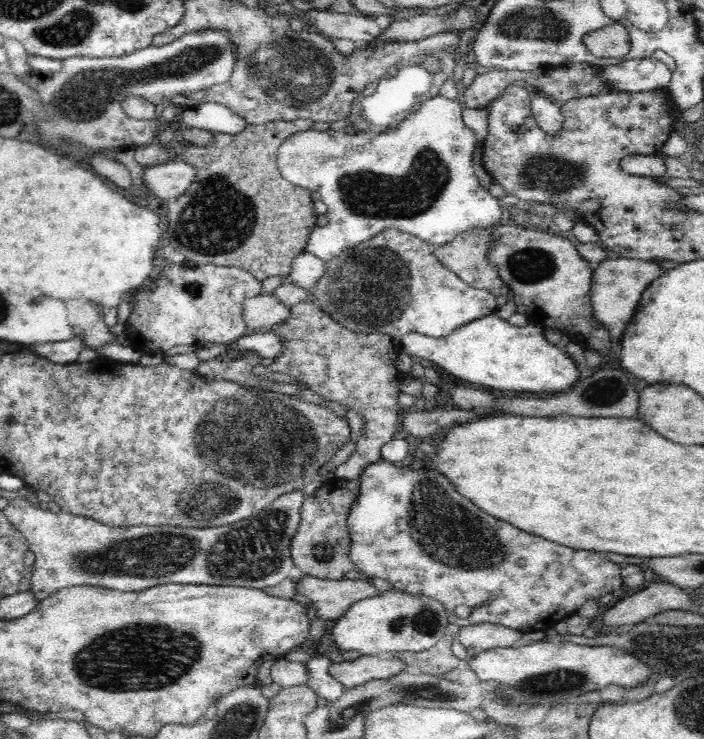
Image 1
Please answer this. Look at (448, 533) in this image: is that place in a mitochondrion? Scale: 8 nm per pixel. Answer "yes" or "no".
yes

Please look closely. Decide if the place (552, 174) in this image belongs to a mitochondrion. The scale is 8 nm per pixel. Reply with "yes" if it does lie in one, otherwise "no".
yes

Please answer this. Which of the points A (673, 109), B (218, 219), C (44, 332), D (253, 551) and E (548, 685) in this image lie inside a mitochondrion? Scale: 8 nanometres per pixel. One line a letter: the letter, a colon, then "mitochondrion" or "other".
A: other
B: mitochondrion
C: other
D: mitochondrion
E: mitochondrion

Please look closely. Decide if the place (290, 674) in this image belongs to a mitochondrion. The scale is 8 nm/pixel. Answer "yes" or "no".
no

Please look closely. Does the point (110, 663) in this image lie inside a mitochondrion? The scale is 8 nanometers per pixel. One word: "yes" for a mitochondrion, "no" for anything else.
yes

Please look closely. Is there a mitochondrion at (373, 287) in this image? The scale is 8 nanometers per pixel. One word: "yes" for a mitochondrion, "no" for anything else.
yes

